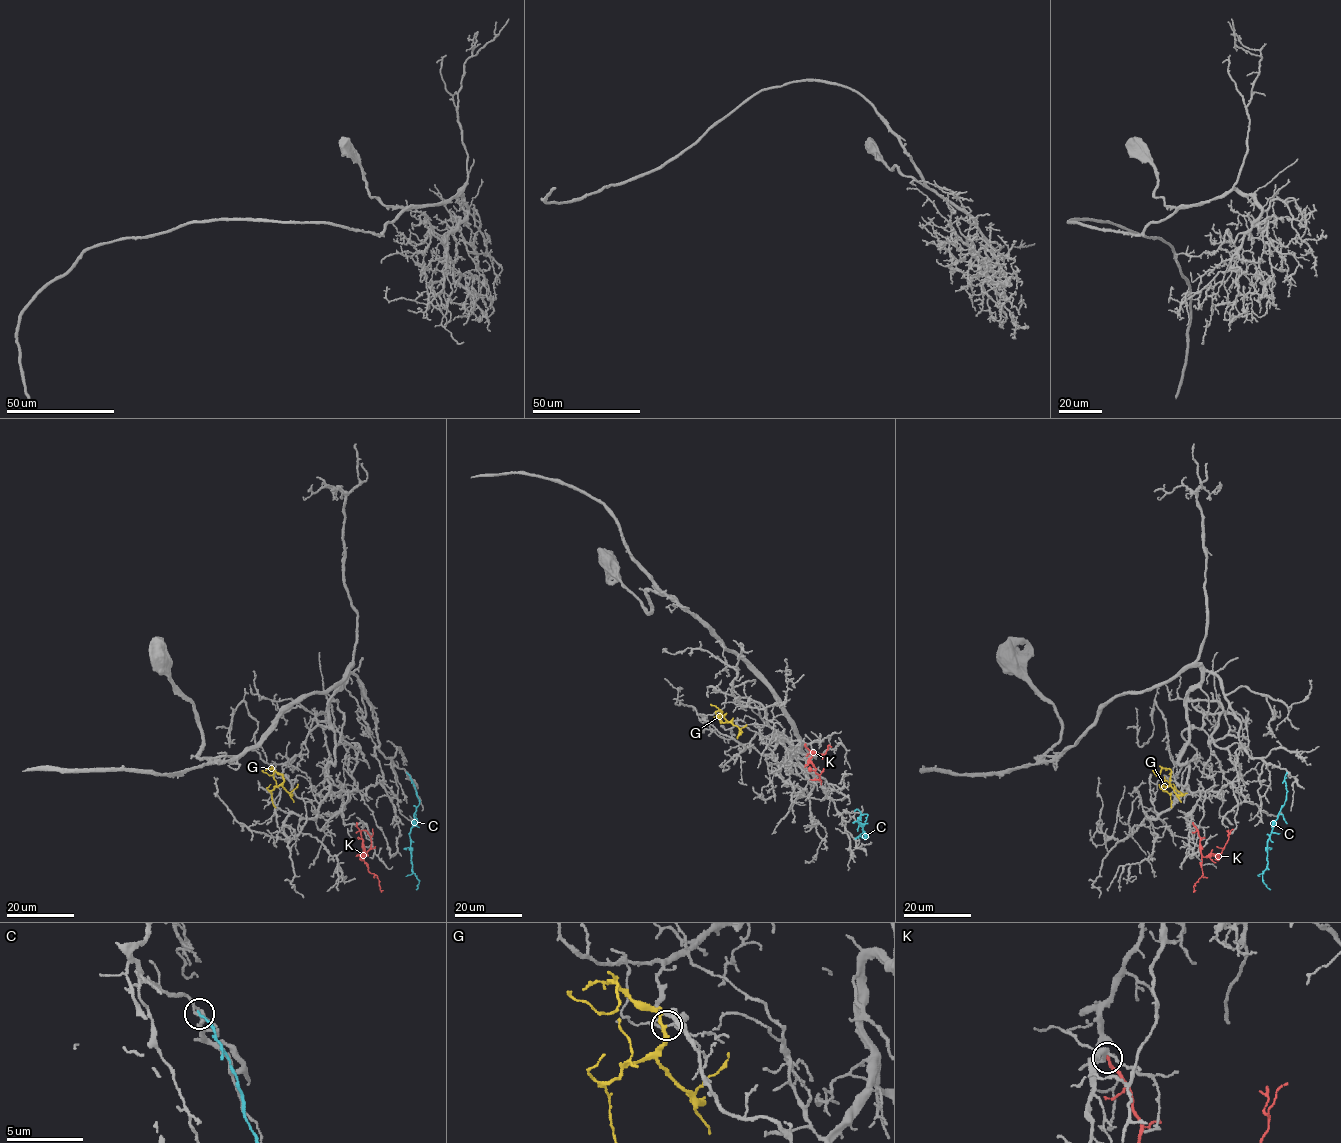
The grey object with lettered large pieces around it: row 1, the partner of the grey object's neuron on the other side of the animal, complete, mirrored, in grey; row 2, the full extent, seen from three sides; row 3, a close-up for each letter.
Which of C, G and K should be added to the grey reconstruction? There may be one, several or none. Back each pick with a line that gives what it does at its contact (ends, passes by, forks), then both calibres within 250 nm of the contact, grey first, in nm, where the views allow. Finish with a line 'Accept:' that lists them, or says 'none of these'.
G: it passes by; 140 nm thick on the grey side, 190 nm on the other
Accept: G

